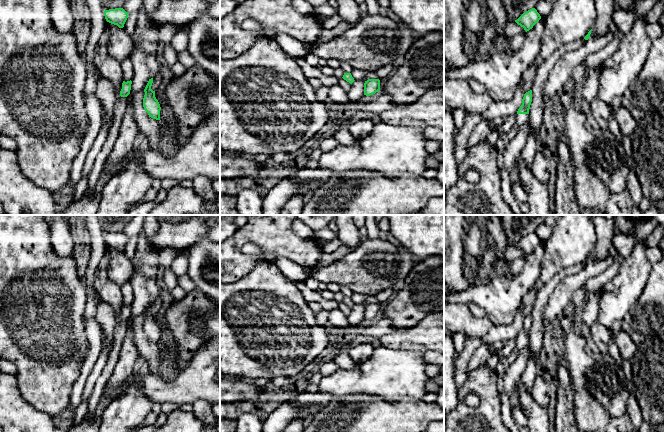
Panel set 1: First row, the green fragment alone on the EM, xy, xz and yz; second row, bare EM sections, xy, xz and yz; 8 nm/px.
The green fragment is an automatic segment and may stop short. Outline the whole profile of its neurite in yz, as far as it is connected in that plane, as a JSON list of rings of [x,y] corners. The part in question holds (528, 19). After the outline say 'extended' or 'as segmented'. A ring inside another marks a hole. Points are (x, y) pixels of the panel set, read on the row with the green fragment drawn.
[[[535,8],[524,12],[515,22],[527,32],[541,19],[540,14]]]; as segmented

